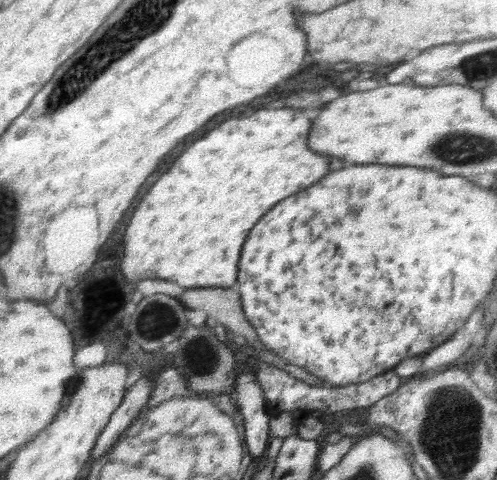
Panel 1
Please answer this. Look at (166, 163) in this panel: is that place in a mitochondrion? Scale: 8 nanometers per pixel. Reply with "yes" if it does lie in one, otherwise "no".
no

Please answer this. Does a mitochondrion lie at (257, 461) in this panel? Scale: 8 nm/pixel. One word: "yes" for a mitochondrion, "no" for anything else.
no

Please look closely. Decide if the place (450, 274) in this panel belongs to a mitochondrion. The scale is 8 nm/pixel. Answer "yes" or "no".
no

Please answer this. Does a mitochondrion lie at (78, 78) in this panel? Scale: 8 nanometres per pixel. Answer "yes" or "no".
yes

